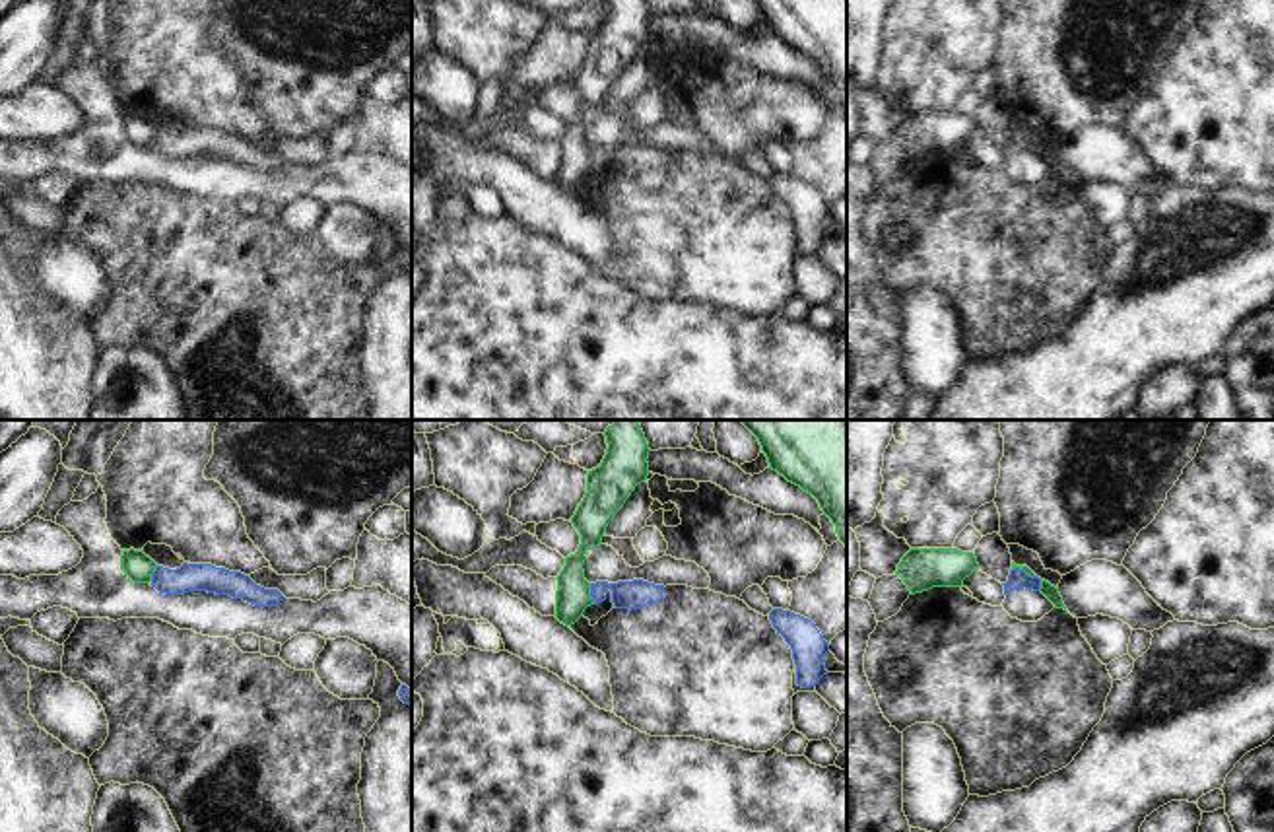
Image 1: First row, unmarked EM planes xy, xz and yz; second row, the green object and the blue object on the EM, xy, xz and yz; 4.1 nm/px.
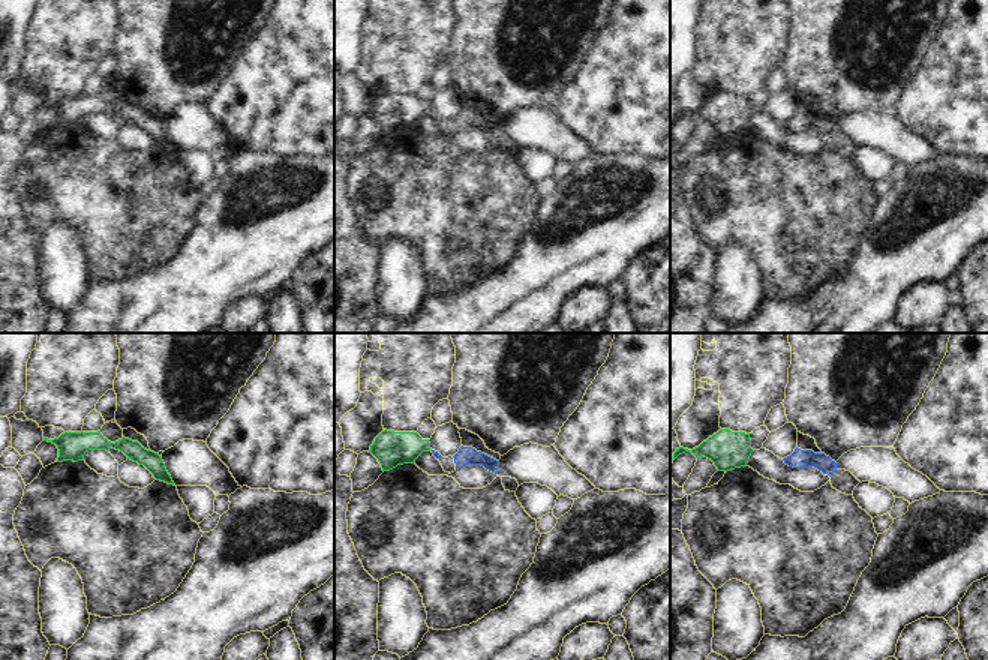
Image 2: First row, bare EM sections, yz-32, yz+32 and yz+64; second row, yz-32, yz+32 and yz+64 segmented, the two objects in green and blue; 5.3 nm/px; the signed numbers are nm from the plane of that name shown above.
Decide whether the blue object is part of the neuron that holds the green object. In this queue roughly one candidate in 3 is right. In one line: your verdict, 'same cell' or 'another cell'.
another cell

